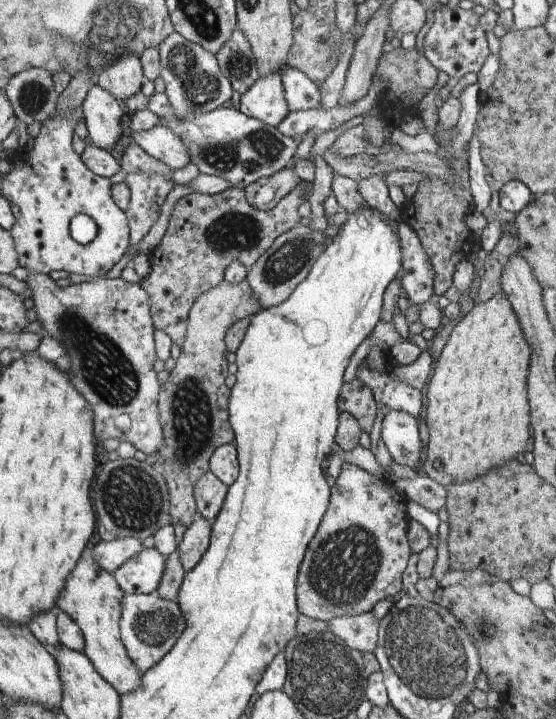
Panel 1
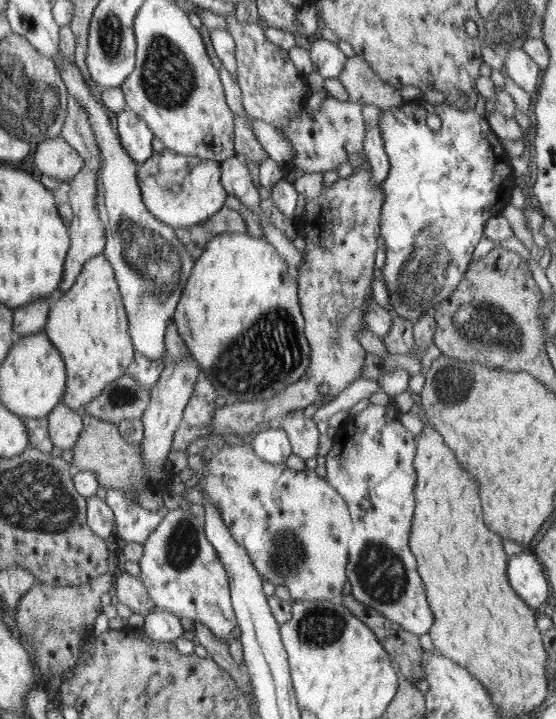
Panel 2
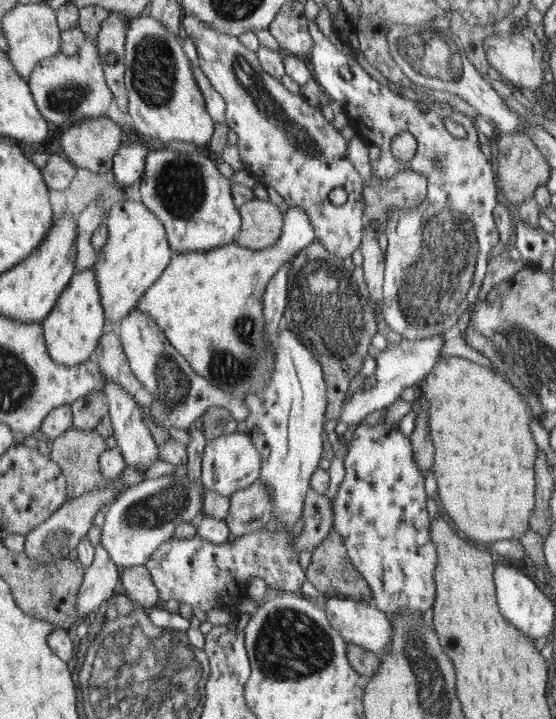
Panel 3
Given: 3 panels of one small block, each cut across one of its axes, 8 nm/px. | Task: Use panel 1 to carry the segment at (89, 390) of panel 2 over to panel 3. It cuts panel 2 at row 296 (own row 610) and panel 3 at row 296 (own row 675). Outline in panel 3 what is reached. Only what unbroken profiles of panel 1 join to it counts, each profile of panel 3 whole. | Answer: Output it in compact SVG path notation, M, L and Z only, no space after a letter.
M120 199L106 217L107 240L92 267L100 288L104 317L112 322L120 321L133 310L148 288L167 270L175 254L167 242L167 230L162 222L141 202Z

